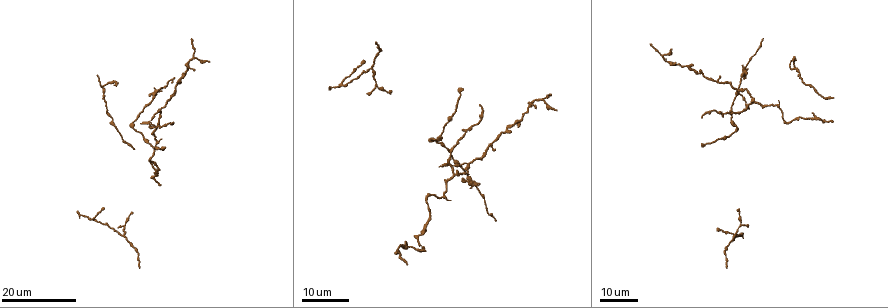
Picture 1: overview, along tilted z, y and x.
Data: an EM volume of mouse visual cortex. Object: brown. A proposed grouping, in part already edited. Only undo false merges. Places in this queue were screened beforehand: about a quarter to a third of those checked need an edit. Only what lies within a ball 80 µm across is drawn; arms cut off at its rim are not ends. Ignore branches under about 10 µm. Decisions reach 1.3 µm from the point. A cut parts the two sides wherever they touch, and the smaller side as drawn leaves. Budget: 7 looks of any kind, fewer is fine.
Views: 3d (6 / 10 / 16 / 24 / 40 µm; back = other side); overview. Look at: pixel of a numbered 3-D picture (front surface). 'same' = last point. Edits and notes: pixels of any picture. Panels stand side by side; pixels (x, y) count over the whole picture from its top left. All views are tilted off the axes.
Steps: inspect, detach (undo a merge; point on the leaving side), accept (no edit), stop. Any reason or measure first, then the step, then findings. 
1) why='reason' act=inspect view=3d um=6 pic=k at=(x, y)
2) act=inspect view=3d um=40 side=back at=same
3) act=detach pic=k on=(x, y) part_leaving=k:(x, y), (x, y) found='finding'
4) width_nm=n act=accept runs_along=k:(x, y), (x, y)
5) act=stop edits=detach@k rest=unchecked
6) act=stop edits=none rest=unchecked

why='calibre changes' act=inspect view=3d um=24 pic=1 at=(91, 219)

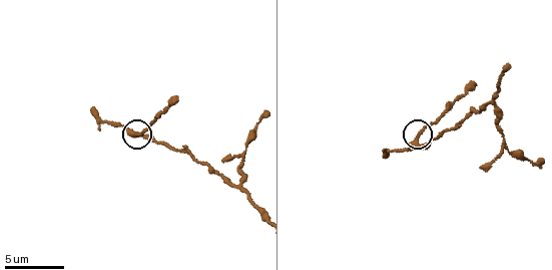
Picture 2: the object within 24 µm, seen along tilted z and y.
act=inspect view=3d um=10 pic=2 at=(137, 134)

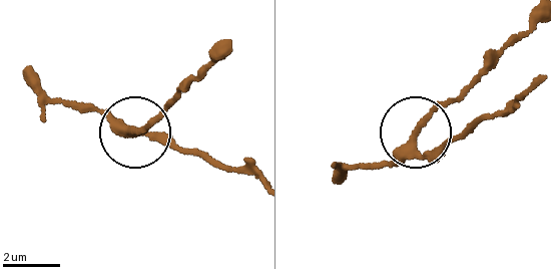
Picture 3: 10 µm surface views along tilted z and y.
arms=3 act=accept found='one neuron here'

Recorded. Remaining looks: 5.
why='sudden change in width' act=inspect view=3d um=10 pic=2 at=(509, 154)

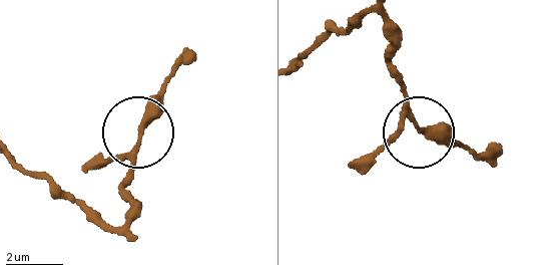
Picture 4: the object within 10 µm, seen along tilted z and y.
arms=3 act=accept found='continuous, no second neuron'

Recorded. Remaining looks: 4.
why='two arms in line, one across' act=inspect view=3d um=6 pic=2 at=(491, 104)

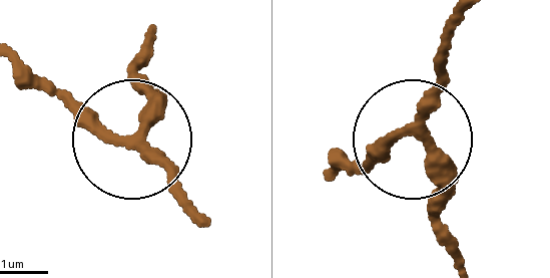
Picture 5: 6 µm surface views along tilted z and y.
act=accept found='all the same neuron'

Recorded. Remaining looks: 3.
act=stop edits=none rest=unchecked

